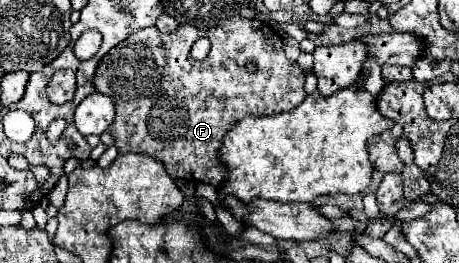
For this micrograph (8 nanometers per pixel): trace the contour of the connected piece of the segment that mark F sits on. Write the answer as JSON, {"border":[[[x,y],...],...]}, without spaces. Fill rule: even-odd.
{"border":[[[238,16],[210,30],[200,30],[184,22],[172,34],[162,34],[154,26],[134,32],[100,60],[94,74],[94,90],[110,96],[116,106],[116,116],[108,132],[112,134],[114,146],[120,154],[148,154],[162,162],[166,172],[174,180],[196,180],[222,186],[228,178],[228,170],[220,160],[220,146],[224,142],[226,132],[230,132],[244,116],[270,116],[296,108],[306,98],[304,80],[306,78],[300,66],[286,58],[282,48],[282,36],[272,26],[260,20],[248,20]],[[202,36],[212,42],[212,50],[202,62],[198,62],[192,60],[190,48]],[[252,60],[256,64],[256,70],[248,72],[246,66]]]}

